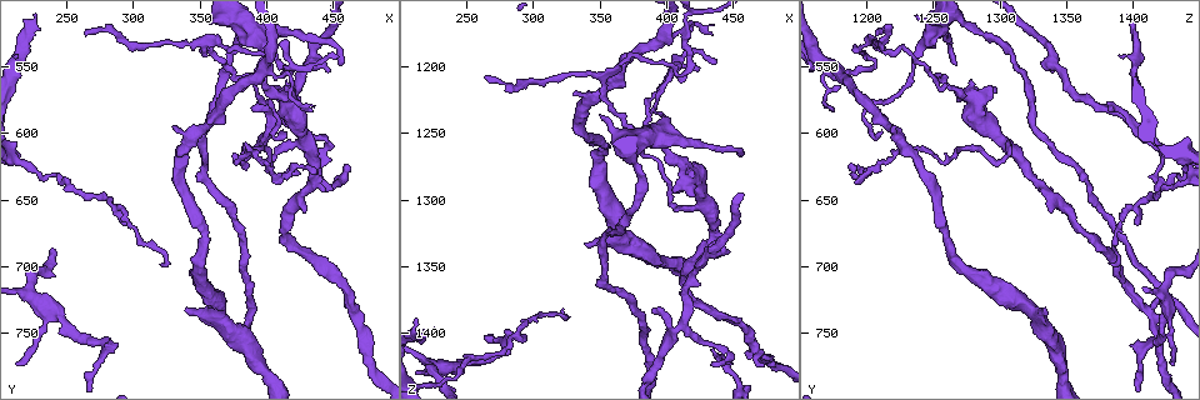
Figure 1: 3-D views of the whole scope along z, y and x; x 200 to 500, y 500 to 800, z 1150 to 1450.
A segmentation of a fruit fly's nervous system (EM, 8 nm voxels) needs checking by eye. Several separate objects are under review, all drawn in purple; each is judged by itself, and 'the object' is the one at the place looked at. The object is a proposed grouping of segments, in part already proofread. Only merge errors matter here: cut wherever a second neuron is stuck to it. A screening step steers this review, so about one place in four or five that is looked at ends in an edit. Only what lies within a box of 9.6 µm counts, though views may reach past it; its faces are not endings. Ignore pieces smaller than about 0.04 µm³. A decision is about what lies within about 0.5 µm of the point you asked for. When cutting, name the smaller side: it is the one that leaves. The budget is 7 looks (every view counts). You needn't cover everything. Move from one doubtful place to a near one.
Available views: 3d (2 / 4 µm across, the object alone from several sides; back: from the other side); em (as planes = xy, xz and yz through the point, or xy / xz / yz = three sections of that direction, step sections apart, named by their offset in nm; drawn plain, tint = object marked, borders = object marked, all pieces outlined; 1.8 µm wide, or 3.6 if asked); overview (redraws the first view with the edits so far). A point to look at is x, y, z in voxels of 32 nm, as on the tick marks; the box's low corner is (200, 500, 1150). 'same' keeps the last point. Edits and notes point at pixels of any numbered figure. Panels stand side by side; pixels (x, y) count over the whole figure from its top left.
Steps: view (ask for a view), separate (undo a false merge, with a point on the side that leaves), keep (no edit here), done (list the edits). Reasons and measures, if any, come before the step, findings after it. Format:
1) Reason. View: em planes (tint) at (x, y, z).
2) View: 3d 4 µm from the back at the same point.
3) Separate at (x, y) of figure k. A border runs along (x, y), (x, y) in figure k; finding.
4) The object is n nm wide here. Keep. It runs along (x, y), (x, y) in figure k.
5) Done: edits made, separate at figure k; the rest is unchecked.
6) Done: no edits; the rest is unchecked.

Calibre changes. View: 3d 4 µm at (410, 570, 1270).

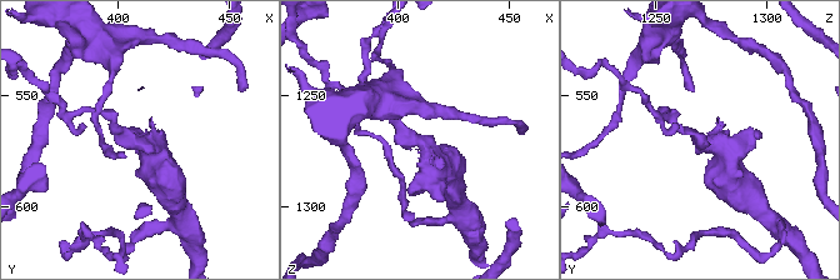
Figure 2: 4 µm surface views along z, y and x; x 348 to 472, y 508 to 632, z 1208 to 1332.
Now the EM. View: em 3.6 µm yz step 16 (borders) at (410, 570, 1271).

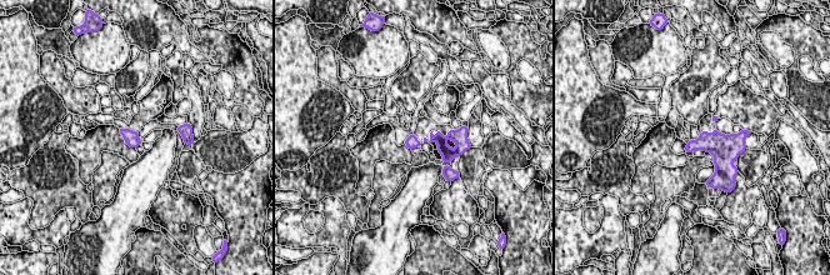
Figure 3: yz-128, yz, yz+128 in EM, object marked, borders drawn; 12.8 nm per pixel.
The object is 130 nm wide here. Keep. It runs along (450, 136), (409, 143) in figure 3; all the same neuron.

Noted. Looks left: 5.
Sharp bend. View: em planes (tint) at (352, 536, 1212).

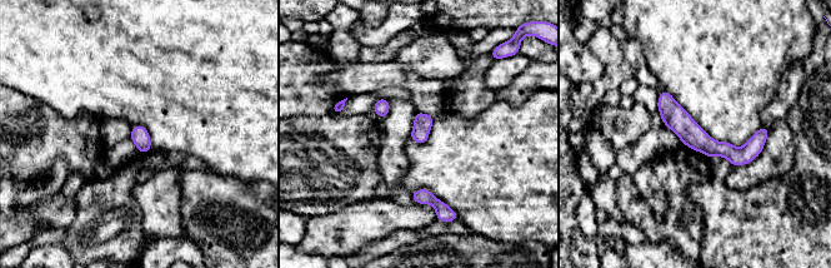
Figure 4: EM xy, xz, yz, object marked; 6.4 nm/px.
The object is 120 nm wide here. Keep. It runs along (660, 103), (710, 148), (745, 152), (765, 130) in figure 4; one neuron here.

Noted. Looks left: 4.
Thick turns thin. View: 3d 4 µm from the back at (390, 524, 1250).

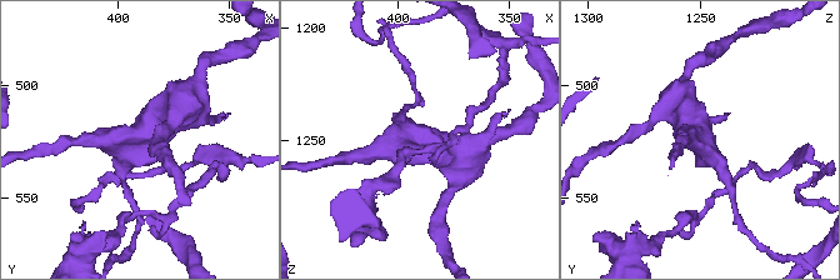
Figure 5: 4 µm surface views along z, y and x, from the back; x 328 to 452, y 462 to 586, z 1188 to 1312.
View: em planes (plain) at (390, 521, 1250).

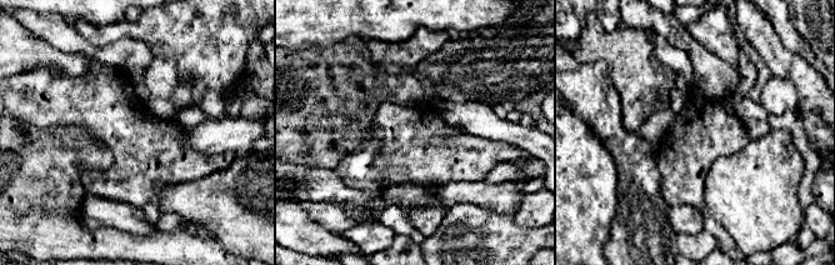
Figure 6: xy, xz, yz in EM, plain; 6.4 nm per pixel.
With the object marked. View: em planes (tint) at the same point.

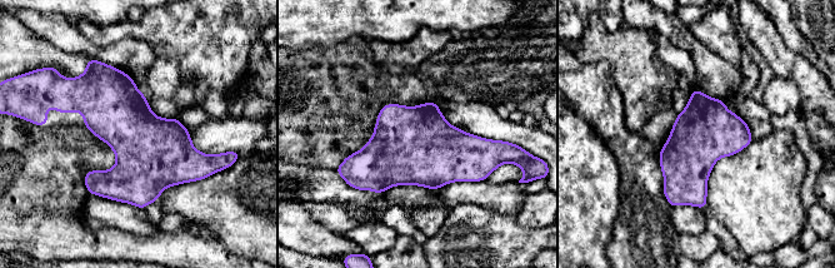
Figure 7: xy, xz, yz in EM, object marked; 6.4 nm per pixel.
The object is 400 nm wide here. Keep. Continuous, no second neuron.

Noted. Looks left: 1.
Done: no edits; the rest is unchecked.

